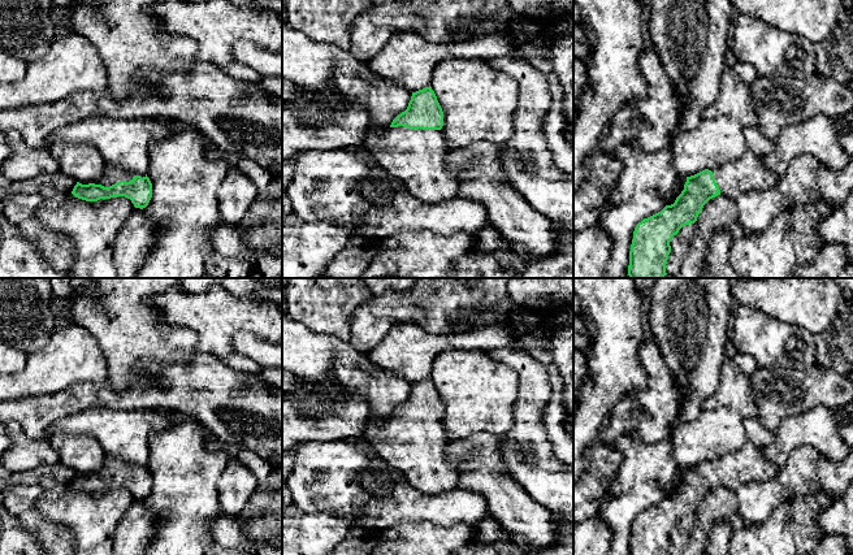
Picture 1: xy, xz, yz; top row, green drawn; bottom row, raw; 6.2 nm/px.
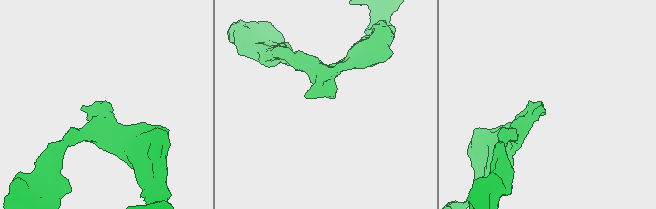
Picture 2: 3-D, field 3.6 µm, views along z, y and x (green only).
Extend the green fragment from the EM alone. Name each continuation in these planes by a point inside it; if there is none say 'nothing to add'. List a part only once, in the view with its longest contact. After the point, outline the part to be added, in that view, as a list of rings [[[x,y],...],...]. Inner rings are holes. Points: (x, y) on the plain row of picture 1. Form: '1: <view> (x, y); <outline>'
1: xy (111, 467); [[[105,456],[104,464],[101,468],[95,473],[79,473],[82,476],[95,474],[101,476],[104,478],[109,478],[120,472],[130,473],[134,467],[140,467],[142,469],[146,468],[146,465],[135,465],[129,461],[122,461],[118,459],[112,459],[109,456]]]

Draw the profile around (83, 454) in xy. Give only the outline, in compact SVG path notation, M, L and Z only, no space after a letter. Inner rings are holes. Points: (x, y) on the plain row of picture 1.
M59 434L48 438L59 454L59 461L77 473L95 473L105 460L100 443L85 434Z

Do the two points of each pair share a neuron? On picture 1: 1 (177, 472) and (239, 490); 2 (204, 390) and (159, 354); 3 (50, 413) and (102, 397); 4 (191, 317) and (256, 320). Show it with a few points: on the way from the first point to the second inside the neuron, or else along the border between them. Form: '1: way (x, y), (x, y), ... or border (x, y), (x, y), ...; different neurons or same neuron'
1: border (232, 458), (217, 481), (220, 511); different neurons
2: border (196, 352), (187, 363), (142, 363); different neurons
3: way (63, 404), (81, 397), (89, 397); same neuron
4: way (207, 317), (241, 317); same neuron

